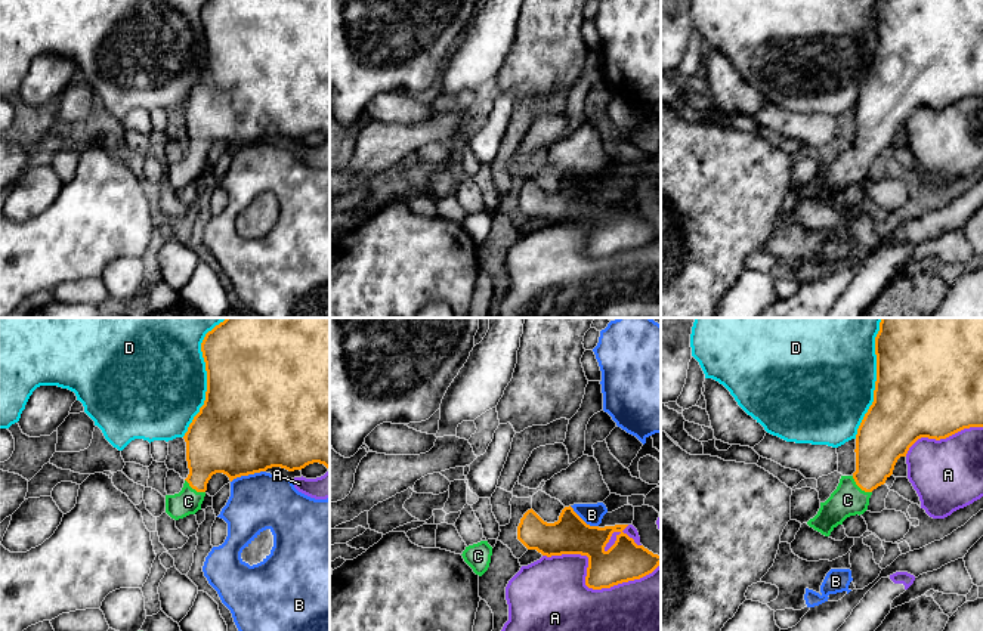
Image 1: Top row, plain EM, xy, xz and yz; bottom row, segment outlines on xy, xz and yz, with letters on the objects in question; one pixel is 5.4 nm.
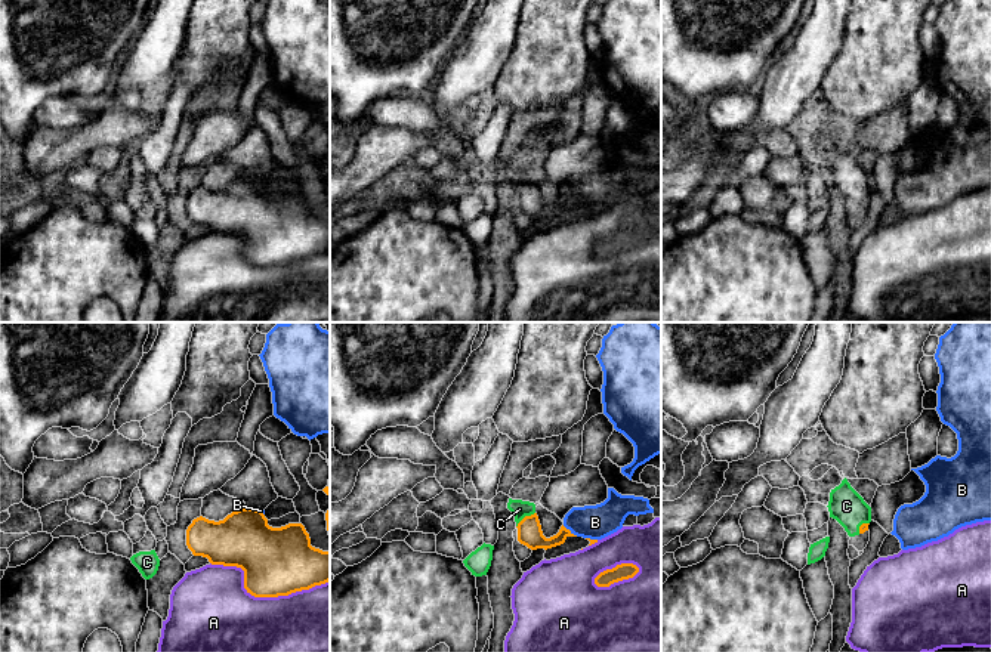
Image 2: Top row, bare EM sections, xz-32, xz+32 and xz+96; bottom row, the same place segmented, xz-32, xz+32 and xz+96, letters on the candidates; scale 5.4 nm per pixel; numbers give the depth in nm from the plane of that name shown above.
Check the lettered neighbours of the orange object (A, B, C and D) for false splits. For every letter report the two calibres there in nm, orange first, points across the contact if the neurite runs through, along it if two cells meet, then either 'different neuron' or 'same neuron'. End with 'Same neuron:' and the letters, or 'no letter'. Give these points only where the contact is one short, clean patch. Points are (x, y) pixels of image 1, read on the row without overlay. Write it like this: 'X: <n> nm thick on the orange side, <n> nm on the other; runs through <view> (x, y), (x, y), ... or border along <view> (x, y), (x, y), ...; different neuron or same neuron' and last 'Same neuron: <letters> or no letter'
A: 220 nm thick on the orange side, 500 nm on the other; different neuron
B: 500 nm thick on the orange side, 320 nm on the other; different neuron
C: 260 nm thick on the orange side, 180 nm on the other; runs through yz (878, 116), (872, 139), (861, 157), (847, 169); same neuron
D: 500 nm thick on the orange side, 500 nm on the other; different neuron
Same neuron: C

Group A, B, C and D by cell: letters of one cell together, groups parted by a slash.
A / B / C / D

